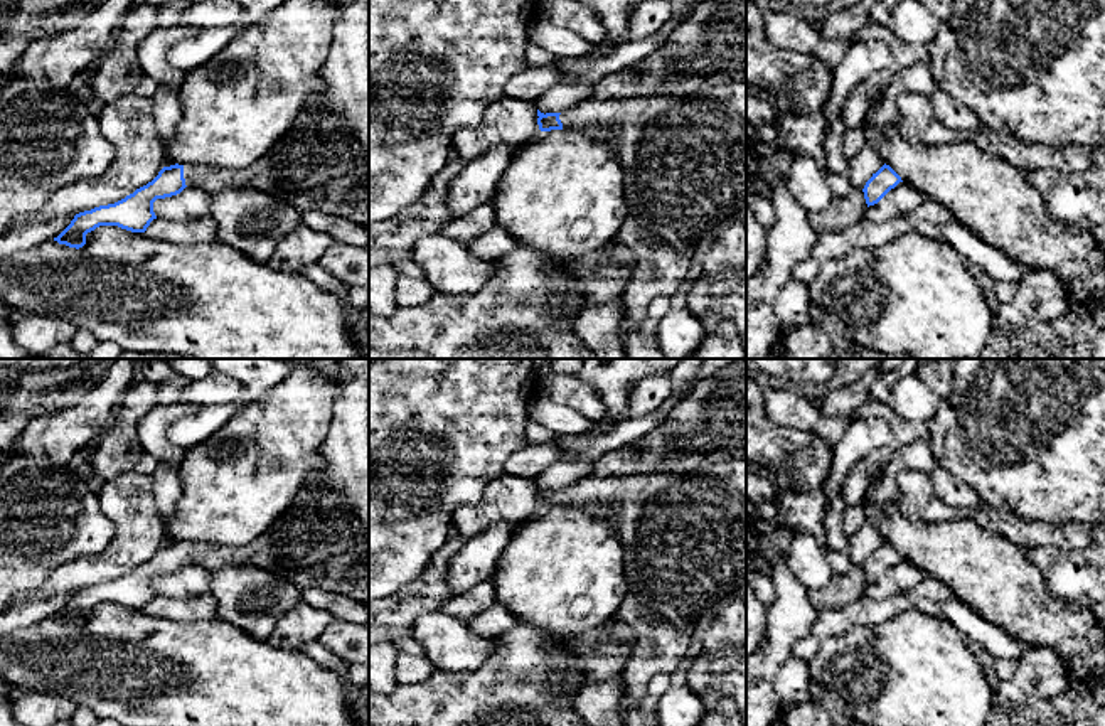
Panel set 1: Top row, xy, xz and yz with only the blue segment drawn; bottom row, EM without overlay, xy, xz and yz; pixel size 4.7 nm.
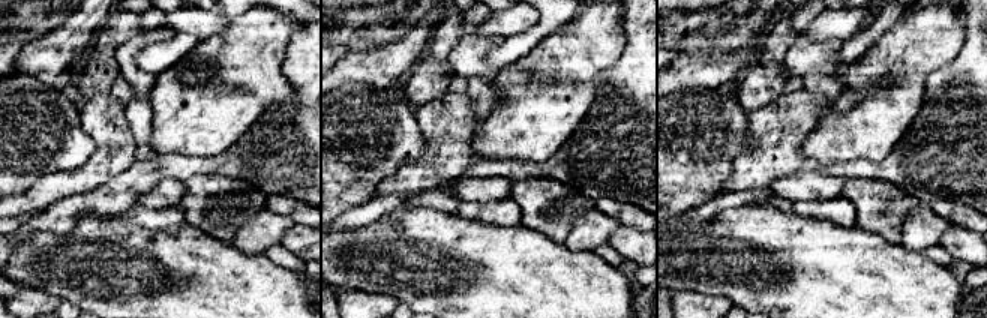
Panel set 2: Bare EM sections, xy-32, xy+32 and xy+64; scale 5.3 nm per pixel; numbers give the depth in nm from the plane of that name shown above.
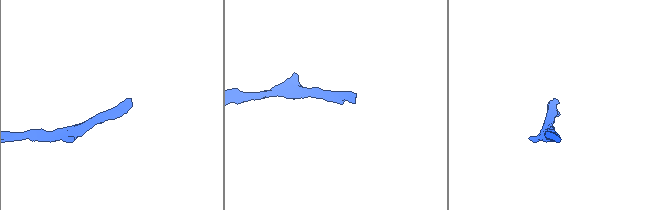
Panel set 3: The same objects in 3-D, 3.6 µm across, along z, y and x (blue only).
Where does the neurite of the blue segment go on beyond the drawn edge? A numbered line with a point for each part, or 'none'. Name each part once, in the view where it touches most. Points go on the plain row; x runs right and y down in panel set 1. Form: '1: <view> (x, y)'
1: xy (320, 541)

